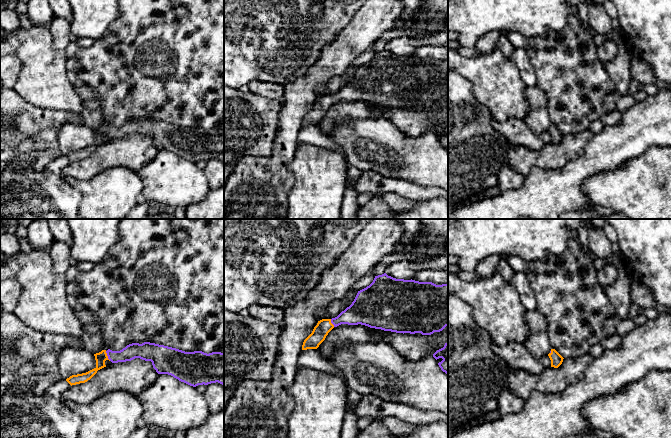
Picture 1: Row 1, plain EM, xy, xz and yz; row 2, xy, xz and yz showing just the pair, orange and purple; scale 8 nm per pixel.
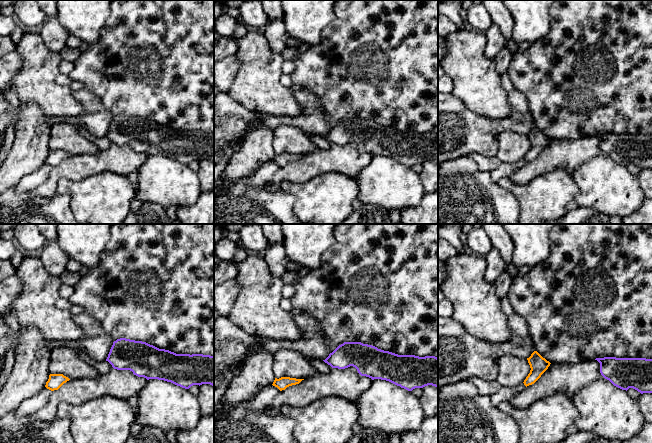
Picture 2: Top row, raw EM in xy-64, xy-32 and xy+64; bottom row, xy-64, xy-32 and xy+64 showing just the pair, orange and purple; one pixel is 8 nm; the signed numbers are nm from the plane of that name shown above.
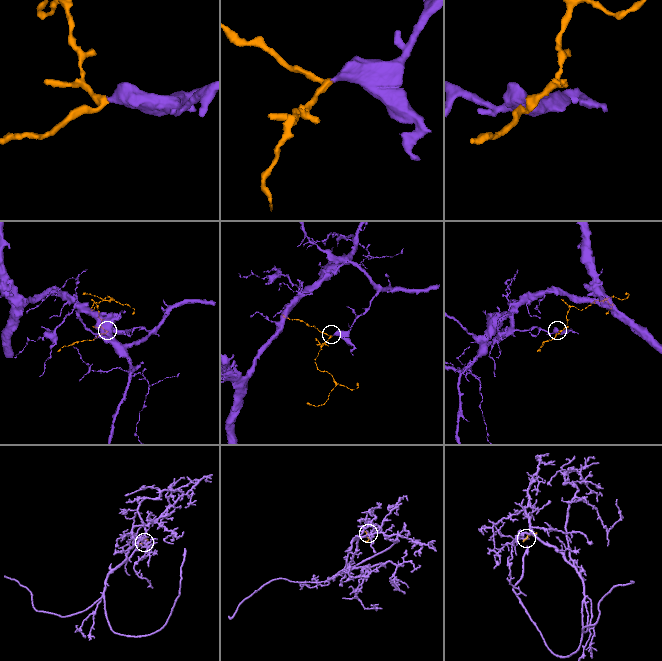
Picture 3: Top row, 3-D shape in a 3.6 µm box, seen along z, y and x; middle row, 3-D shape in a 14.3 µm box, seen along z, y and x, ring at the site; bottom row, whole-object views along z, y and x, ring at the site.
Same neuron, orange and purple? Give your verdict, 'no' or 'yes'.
yes

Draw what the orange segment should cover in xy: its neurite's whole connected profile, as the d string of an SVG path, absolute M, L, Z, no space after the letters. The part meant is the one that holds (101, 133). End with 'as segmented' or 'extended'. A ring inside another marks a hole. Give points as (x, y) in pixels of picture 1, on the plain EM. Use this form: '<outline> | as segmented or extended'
M150 118L142 120L132 119L127 121L120 127L112 127L110 125L102 126L94 130L96 143L86 149L72 151L66 157L72 162L80 159L85 159L90 156L98 146L106 143L105 137L110 136L112 139L131 137L135 134L140 134L145 137L151 137L153 144L158 150L168 150L184 158L190 162L208 161L211 159L220 159L224 162L224 129L212 128L204 129L202 127L185 128L176 124L159 121Z | extended

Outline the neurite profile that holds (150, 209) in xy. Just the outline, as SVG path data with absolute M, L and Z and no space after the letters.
M146 200L133 208L124 219L177 219L175 208L164 203Z

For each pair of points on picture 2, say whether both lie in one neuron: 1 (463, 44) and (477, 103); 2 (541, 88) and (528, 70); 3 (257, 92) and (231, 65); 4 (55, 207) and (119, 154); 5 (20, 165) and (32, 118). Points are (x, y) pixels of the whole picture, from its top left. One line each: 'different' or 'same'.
1: same
2: same
3: different
4: different
5: same

